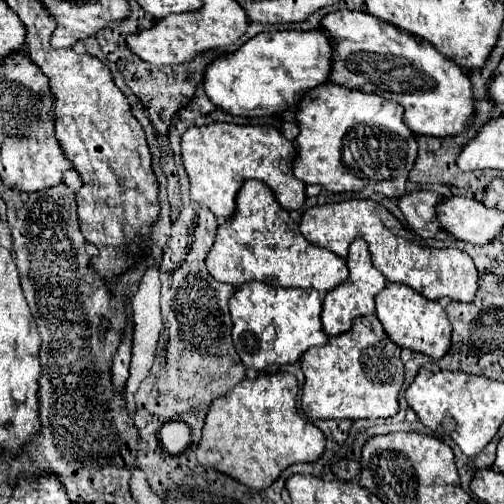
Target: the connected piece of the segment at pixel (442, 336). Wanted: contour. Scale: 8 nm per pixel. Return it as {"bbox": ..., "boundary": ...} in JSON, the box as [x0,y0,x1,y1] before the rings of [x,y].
{"bbox":[376,283,450,359],"boundary":[[[388,283],[376,295],[376,317],[380,319],[386,335],[400,347],[408,347],[416,353],[440,359],[450,347],[450,323],[444,309],[436,301],[428,301],[424,295],[402,283]]]}

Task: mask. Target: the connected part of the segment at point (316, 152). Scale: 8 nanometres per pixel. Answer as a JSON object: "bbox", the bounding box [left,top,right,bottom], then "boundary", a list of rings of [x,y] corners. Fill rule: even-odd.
{"bbox":[294,83,416,197],"boundary":[[[322,83],[310,89],[296,111],[296,125],[300,129],[296,137],[298,153],[294,159],[294,175],[306,185],[322,185],[332,193],[356,193],[362,189],[372,189],[386,197],[402,197],[406,193],[408,173],[416,159],[416,139],[414,133],[402,121],[404,109],[388,99],[378,95],[368,95],[356,89],[336,87],[330,83]]]}

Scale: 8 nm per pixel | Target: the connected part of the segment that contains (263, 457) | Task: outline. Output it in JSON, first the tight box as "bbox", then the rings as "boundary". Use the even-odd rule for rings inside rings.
{"bbox":[196,371,326,489],"boundary":[[[278,371],[268,373],[268,377],[244,379],[232,389],[232,395],[212,401],[196,449],[198,461],[252,489],[266,489],[288,465],[316,461],[324,451],[326,437],[316,425],[300,417],[296,397],[298,383],[292,373]],[[210,453],[218,453],[218,459]]]}

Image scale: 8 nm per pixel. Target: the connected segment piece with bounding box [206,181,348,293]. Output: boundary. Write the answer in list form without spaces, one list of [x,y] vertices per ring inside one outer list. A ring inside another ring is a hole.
[[[246,181],[242,185],[242,189],[238,191],[236,211],[228,221],[224,221],[218,227],[216,241],[206,257],[206,269],[210,271],[210,275],[216,281],[228,283],[232,287],[240,287],[248,281],[264,281],[264,283],[278,285],[278,287],[302,287],[302,289],[314,287],[320,293],[326,293],[330,289],[338,287],[340,283],[344,283],[344,279],[348,279],[346,261],[338,255],[328,253],[326,249],[310,245],[302,237],[298,223],[290,217],[290,213],[286,209],[282,209],[282,205],[276,201],[270,187],[264,185],[262,181]]]

